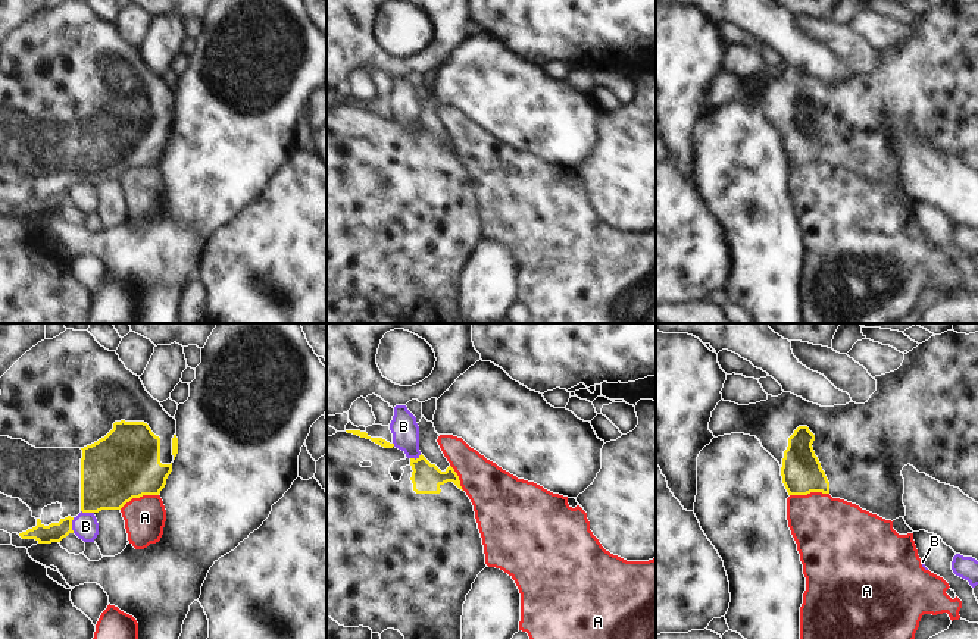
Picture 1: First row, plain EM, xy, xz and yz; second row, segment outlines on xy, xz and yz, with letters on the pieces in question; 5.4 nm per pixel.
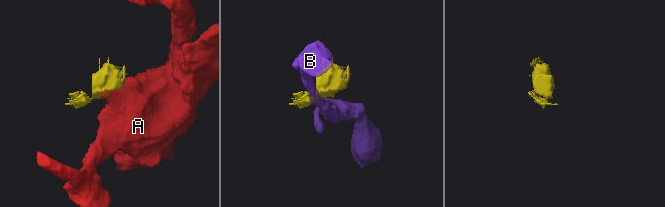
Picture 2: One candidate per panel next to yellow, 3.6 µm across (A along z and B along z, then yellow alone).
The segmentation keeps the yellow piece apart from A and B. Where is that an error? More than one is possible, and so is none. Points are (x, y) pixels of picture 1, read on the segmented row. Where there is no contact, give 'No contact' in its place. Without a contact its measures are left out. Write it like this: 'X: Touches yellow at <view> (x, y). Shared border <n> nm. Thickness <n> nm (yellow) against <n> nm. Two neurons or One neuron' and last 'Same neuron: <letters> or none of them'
A: Touches yellow at yz (809, 492). Shared border 220 nm. Thickness 220 nm (yellow) against 380 nm. Two neurons
B: Touches yellow at xy (71, 525). Shared border 90 nm. Thickness 110 nm (yellow) against 140 nm. Two neurons
Same neuron: none of them.

